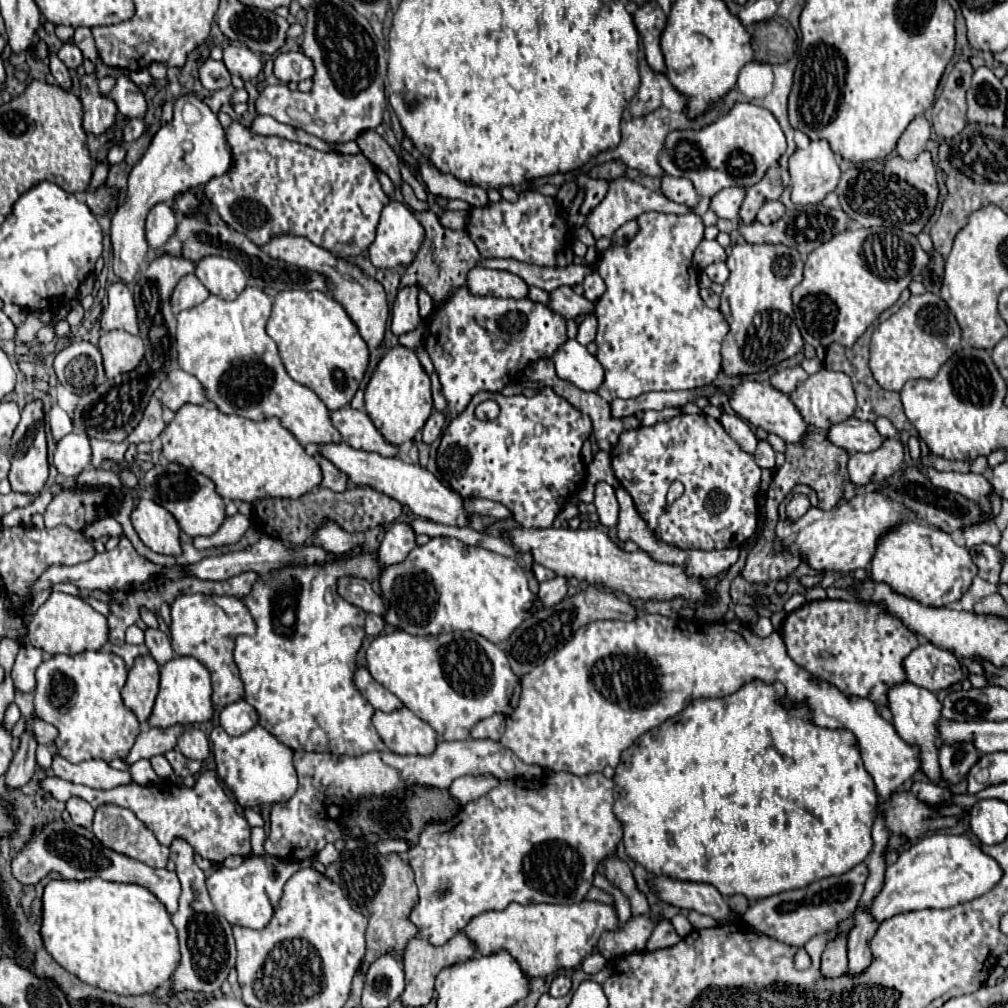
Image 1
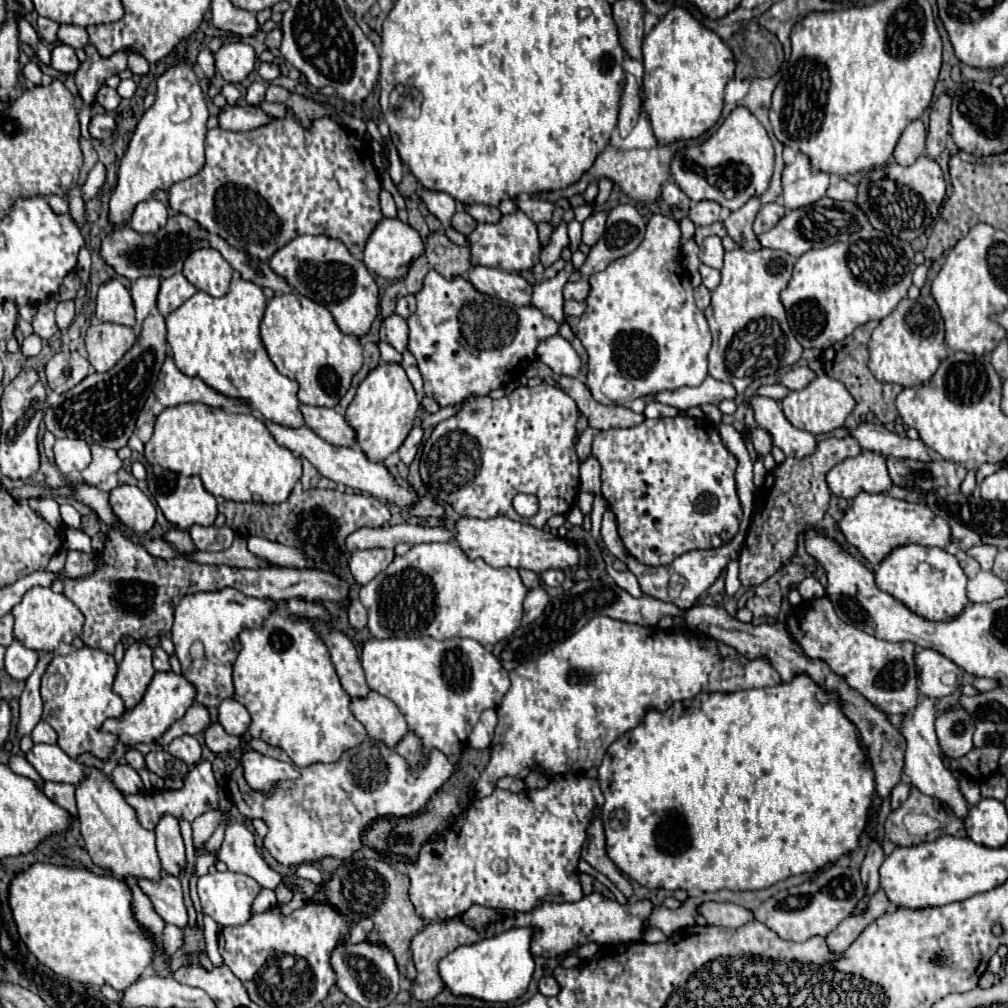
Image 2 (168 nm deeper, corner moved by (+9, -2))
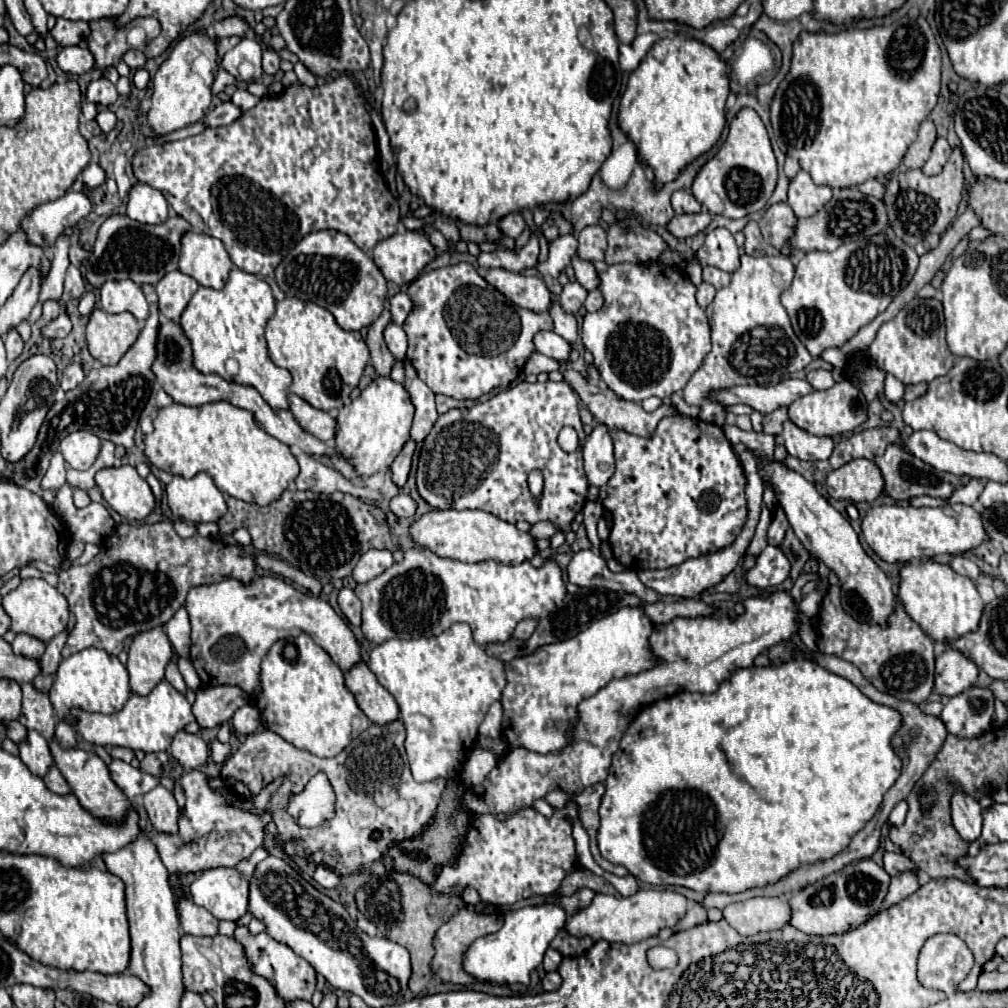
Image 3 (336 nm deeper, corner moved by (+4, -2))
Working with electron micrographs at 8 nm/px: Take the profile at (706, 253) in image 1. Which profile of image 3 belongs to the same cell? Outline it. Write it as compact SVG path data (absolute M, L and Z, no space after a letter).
M722 227L708 231L706 241L694 253L694 259L700 265L712 265L726 273L734 273L740 267L740 251L734 241L734 235Z

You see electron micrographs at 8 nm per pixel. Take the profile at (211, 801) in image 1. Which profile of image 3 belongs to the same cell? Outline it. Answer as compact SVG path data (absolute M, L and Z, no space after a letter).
M218 739L212 743L210 749L212 749L212 759L214 759L216 763L220 763L220 765L222 765L224 759L230 755L230 743L222 743L222 741L218 741Z

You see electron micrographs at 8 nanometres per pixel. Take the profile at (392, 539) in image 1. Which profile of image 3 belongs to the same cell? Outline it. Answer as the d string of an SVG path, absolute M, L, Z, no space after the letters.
M370 549L366 551L358 565L352 571L352 577L356 583L368 583L370 579L378 577L382 571L386 571L390 565L394 563L392 553L390 551L378 551L378 549Z

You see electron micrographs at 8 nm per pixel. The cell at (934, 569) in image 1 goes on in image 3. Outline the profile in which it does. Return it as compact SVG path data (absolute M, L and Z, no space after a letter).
M924 561L920 565L908 563L900 569L898 597L912 621L918 623L932 641L940 643L950 643L970 631L976 631L984 609L972 579L954 573L948 565L932 561Z

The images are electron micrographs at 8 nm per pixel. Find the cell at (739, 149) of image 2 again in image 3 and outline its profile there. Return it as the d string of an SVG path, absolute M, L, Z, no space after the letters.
M746 107L732 119L728 139L722 143L720 151L700 169L692 185L692 193L712 215L740 219L766 207L776 187L776 173L776 157L766 127L762 119L758 119L758 113Z

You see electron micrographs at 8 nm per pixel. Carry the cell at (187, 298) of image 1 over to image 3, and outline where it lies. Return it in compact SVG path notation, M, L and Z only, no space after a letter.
M182 271L166 273L156 285L160 313L172 321L178 321L188 301L196 293L196 289L198 289L198 283L192 277L184 275Z

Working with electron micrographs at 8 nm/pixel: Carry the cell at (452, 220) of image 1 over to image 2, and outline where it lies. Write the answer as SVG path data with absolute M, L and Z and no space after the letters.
M457 211L457 213L451 217L451 227L453 227L455 231L463 233L463 235L469 235L469 233L475 229L475 225L477 225L477 221L475 221L469 213L465 213L465 211Z

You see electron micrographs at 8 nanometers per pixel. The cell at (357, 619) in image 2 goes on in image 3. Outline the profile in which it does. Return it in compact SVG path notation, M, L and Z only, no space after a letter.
M342 589L340 593L338 593L338 607L340 607L340 611L344 613L344 617L352 623L352 625L360 625L360 609L362 609L362 603L360 603L360 599L354 595L354 591L352 589Z

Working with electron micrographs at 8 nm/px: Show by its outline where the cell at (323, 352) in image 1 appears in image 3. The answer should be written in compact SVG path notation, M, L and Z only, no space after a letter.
M296 297L276 303L276 313L266 325L266 341L270 359L274 357L274 363L292 375L290 391L322 411L340 409L348 401L370 359L358 331L344 331L330 311Z

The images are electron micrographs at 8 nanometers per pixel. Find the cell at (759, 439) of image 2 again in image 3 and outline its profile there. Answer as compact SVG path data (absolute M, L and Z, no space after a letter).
M778 407L778 411L772 411L770 415L764 417L762 425L764 425L764 433L770 435L778 435L782 431L782 423L788 419L788 409L786 407Z

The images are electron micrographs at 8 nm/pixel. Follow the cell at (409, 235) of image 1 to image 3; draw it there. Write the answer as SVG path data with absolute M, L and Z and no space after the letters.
M404 231L378 243L372 257L388 281L404 285L412 283L418 273L436 259L436 249L426 235Z

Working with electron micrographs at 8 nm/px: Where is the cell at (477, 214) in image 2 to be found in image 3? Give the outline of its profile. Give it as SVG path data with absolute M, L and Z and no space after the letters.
M510 213L510 215L506 215L506 217L500 219L498 227L500 227L500 231L502 231L506 237L516 239L516 237L526 229L526 221L524 221L522 213Z

